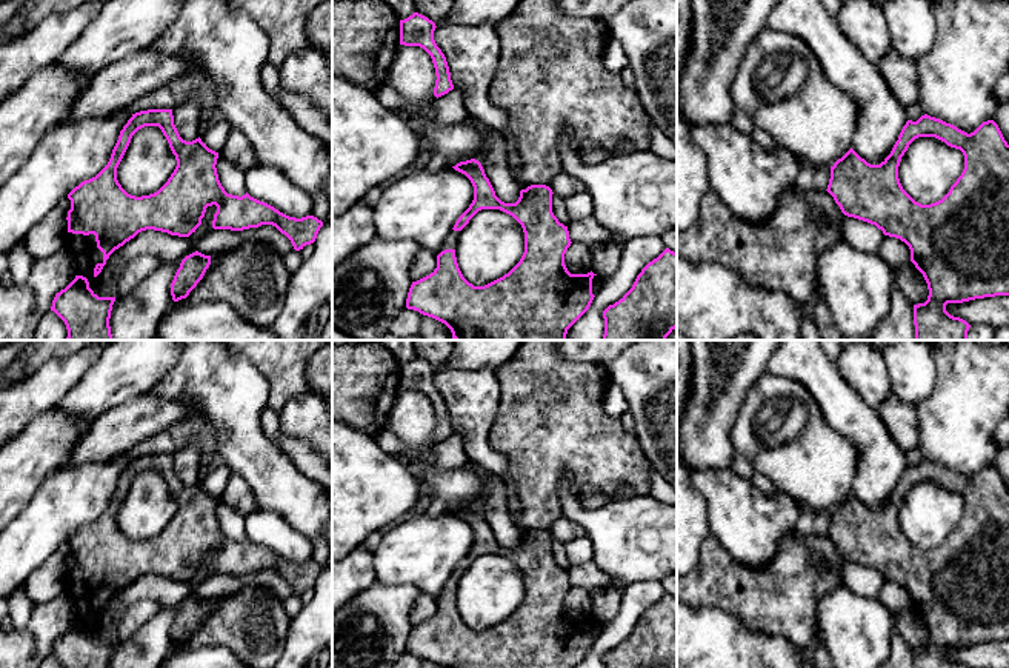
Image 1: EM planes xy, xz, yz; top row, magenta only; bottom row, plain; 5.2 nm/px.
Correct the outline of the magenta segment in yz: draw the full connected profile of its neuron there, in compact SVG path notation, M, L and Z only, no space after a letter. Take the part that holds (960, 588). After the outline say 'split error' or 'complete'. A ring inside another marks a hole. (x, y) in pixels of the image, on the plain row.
M927 459L917 466L907 465L891 499L880 508L871 509L852 493L831 511L826 534L841 557L871 569L884 580L900 583L911 594L911 606L923 619L929 640L924 648L914 650L914 668L967 668L946 656L947 648L963 648L975 643L1009 640L1009 489L994 465L983 466L967 479L957 471ZM918 482L935 482L964 500L964 514L949 537L938 546L921 549L901 531L898 511L909 489Z; complete

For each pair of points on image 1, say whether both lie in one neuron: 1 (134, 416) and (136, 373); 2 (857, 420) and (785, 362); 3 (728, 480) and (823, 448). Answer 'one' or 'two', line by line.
1: two
2: one
3: two

